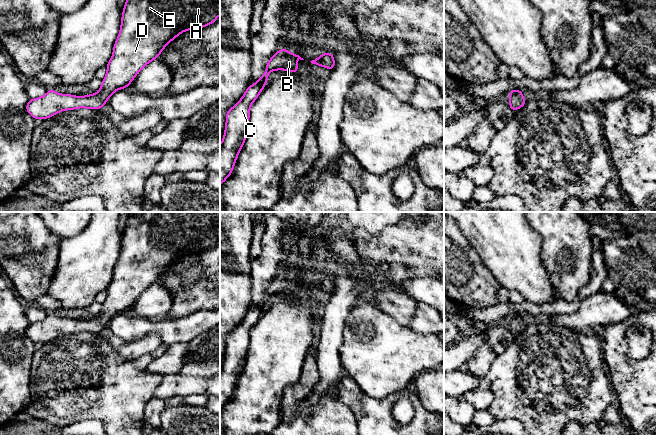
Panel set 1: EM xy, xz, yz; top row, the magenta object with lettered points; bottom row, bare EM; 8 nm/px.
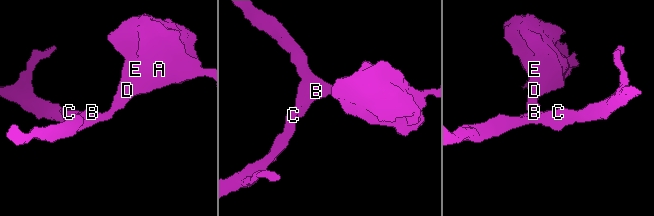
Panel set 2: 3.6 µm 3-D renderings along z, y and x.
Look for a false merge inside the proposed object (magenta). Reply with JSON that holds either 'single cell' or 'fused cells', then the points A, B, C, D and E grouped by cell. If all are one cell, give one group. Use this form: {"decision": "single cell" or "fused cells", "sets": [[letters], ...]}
{"decision": "single cell", "sets": [["A", "B", "C", "D", "E"]]}

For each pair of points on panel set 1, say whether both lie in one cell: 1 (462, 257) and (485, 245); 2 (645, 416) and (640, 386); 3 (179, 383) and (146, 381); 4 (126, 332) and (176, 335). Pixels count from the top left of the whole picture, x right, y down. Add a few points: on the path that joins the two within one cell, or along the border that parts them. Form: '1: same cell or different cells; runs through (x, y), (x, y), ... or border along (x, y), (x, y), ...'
1: different cells; border along (462, 231), (489, 270)
2: same cell; runs through (645, 409), (642, 405), (642, 393)
3: different cells; border along (163, 376), (152, 396)
4: same cell; runs through (138, 327), (164, 327)

